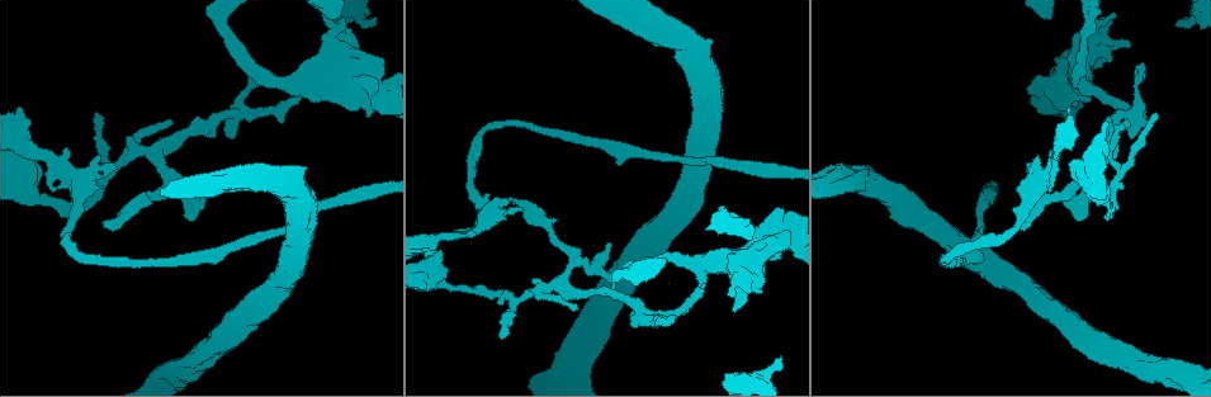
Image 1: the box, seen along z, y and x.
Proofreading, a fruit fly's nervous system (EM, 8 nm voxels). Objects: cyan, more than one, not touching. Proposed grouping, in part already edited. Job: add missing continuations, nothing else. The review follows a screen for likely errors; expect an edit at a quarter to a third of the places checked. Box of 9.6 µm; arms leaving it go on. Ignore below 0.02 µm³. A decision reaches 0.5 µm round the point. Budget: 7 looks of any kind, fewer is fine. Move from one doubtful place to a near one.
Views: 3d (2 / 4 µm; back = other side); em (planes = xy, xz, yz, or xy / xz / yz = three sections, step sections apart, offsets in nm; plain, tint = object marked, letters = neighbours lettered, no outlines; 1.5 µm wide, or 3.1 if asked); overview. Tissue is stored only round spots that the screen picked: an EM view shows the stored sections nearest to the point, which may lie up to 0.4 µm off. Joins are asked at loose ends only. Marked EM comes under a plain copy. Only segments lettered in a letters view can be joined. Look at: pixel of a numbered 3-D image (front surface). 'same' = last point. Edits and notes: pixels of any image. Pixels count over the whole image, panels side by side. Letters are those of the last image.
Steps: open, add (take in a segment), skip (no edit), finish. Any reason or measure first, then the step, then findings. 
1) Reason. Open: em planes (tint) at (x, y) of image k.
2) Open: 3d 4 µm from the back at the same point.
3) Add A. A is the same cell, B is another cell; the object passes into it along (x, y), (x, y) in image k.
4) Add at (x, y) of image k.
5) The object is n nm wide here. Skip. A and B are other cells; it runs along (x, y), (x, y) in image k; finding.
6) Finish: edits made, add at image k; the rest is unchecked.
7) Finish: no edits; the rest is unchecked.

Branch stops here. Open: em xy step 4 (letters) at (596, 258) of image 1.

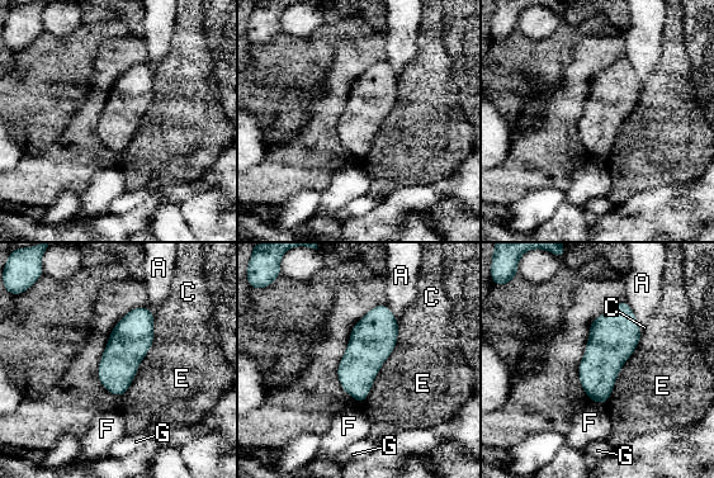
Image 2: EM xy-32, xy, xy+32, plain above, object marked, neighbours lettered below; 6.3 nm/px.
The object is 260 nm wide here. Skip. A, C, E, F and G are other cells; a border runs along (625, 301), (637, 320), (641, 336) in image 2; none of them fits.

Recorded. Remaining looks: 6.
Tapers out. Open: em planes (letters) at (501, 339) of image 1.

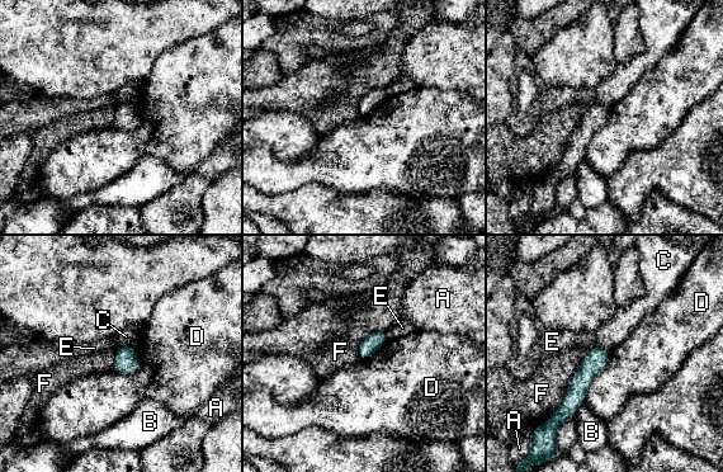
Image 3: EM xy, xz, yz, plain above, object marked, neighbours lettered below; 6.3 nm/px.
Skip. A, B, C, D, E and F are other cells; a border runs along (609, 352), (584, 402) in image 3; none of them fits.

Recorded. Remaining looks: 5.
Thick end. Open: em planes (letters) at (428, 252) of image 1.

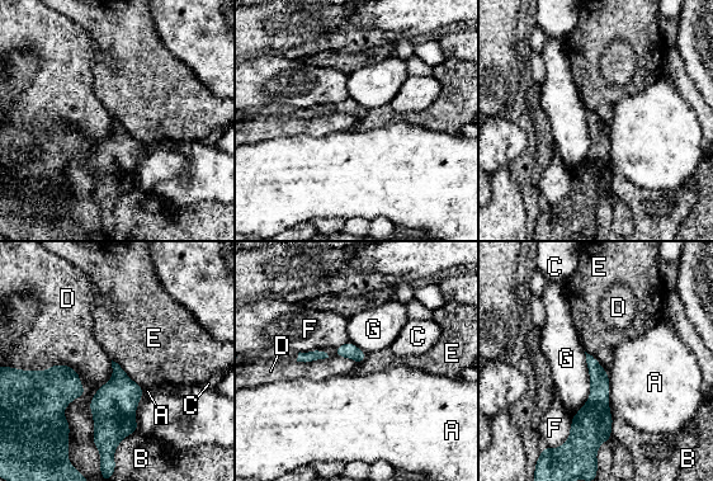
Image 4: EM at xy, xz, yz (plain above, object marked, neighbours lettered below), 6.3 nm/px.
Skip. A, B, C, D, E, F and G are other cells; a border runs along (112, 359), (142, 387) in image 4; none of them fits.

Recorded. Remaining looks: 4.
Finish: no edits; the rest is unchecked.

